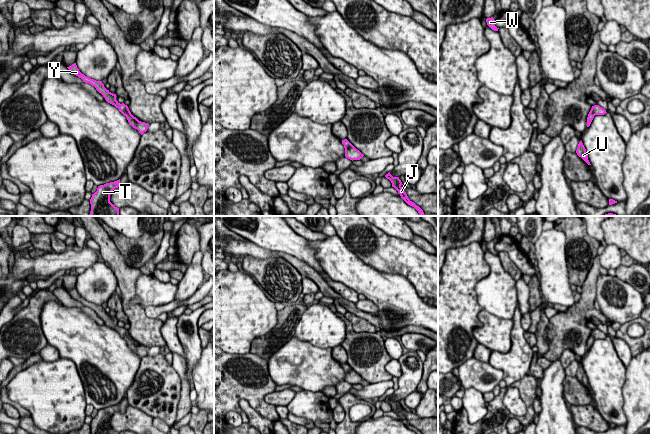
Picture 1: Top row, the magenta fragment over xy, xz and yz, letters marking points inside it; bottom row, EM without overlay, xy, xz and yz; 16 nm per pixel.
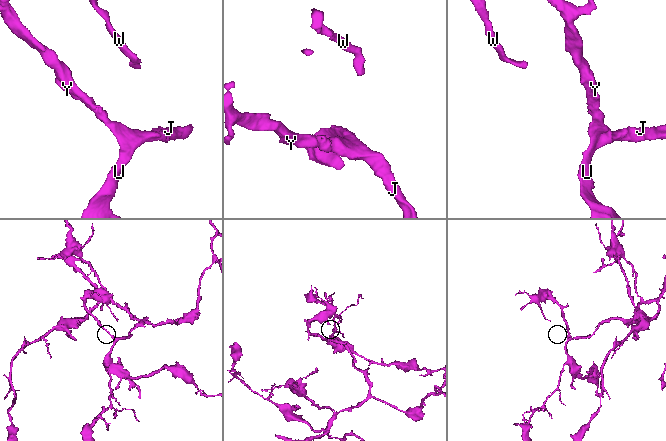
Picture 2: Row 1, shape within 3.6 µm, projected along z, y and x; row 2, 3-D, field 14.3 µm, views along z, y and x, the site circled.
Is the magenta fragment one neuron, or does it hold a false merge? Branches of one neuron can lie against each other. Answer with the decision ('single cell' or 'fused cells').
single cell

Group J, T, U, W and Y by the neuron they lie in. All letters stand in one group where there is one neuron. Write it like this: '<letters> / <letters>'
J T U W Y

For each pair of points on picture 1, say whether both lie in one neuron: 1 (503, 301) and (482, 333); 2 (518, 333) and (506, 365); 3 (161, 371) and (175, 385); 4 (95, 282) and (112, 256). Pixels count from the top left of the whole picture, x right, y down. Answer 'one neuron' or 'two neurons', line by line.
1: two neurons
2: one neuron
3: one neuron
4: two neurons

